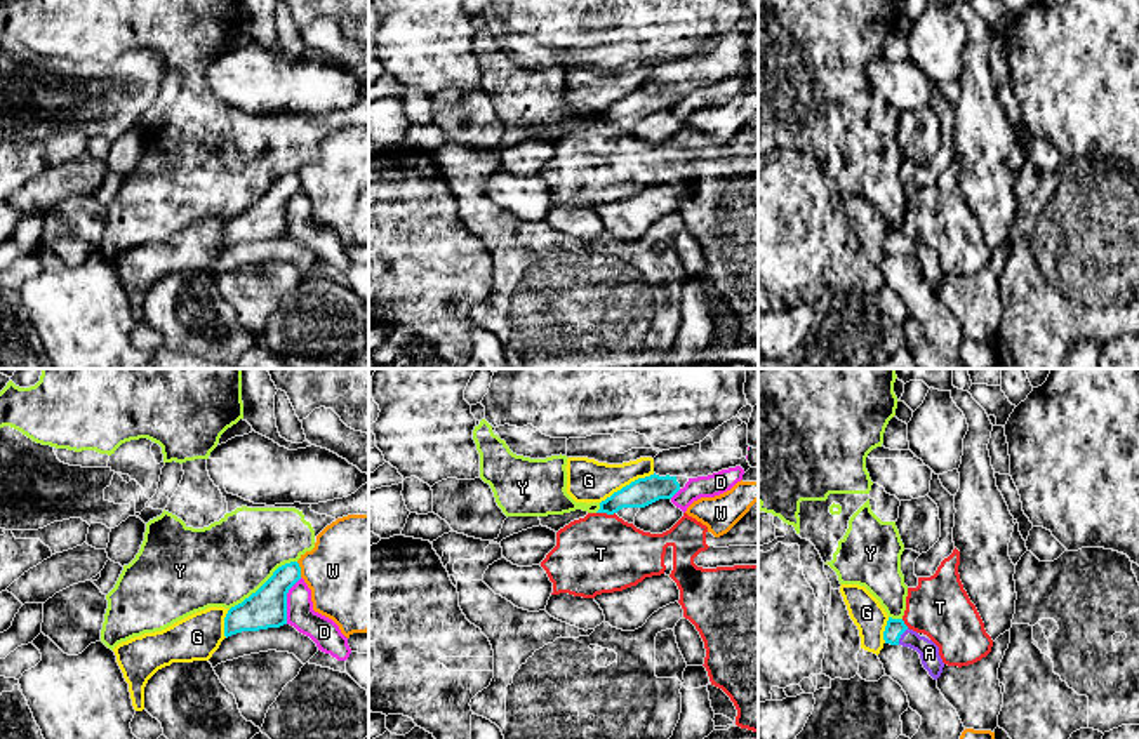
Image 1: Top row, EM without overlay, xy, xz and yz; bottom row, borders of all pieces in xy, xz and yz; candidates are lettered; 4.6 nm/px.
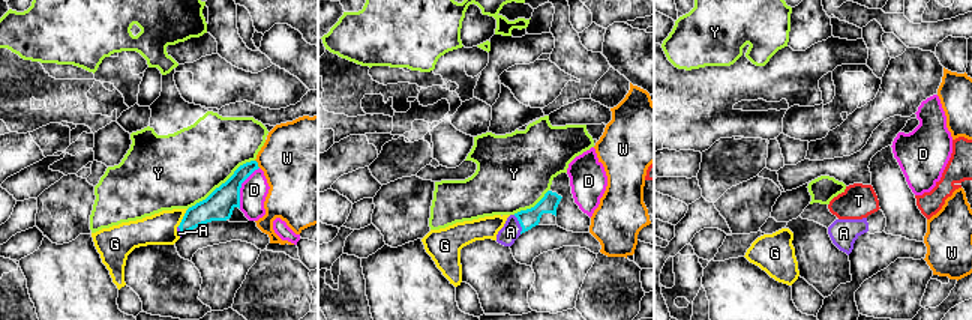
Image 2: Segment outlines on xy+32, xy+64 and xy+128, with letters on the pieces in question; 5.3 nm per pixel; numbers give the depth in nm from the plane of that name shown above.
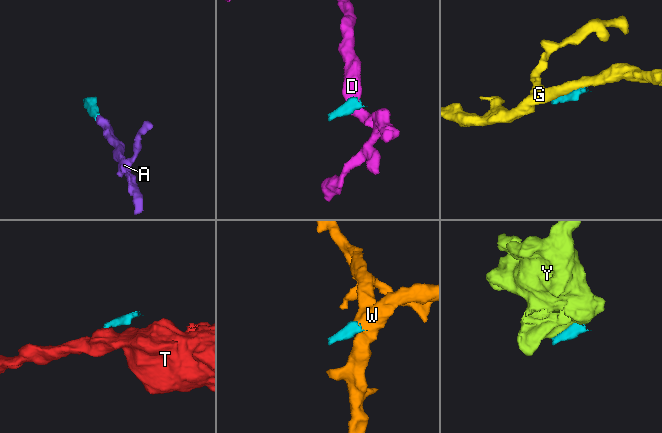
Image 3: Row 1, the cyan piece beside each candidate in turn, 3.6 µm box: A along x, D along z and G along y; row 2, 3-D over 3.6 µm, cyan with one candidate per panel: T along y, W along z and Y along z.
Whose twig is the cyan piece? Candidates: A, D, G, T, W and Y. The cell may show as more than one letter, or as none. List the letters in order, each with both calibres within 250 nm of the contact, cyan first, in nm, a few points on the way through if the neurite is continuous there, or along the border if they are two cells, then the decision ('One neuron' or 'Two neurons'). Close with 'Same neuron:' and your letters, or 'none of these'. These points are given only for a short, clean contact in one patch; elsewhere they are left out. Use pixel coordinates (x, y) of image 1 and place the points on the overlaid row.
A: Thickness 90 nm (cyan) against 100 nm. Path across: yz (894, 628), (899, 637), (912, 639), (929, 652). One neuron
D: Thickness 180 nm (cyan) against 140 nm. Boundary: xy (301, 578), (287, 593), (286, 623). Two neurons
G: Thickness 130 nm (cyan) against 200 nm. Two neurons
T: Thickness 130 nm (cyan) against 360 nm. Boundary: xz (597, 512), (614, 513). Two neurons
W: Thickness 180 nm (cyan) against 440 nm. Boundary: xy (296, 562), (301, 576). Two neurons
Y: Thickness 180 nm (cyan) against 380 nm. Two neurons
Same neuron: A

